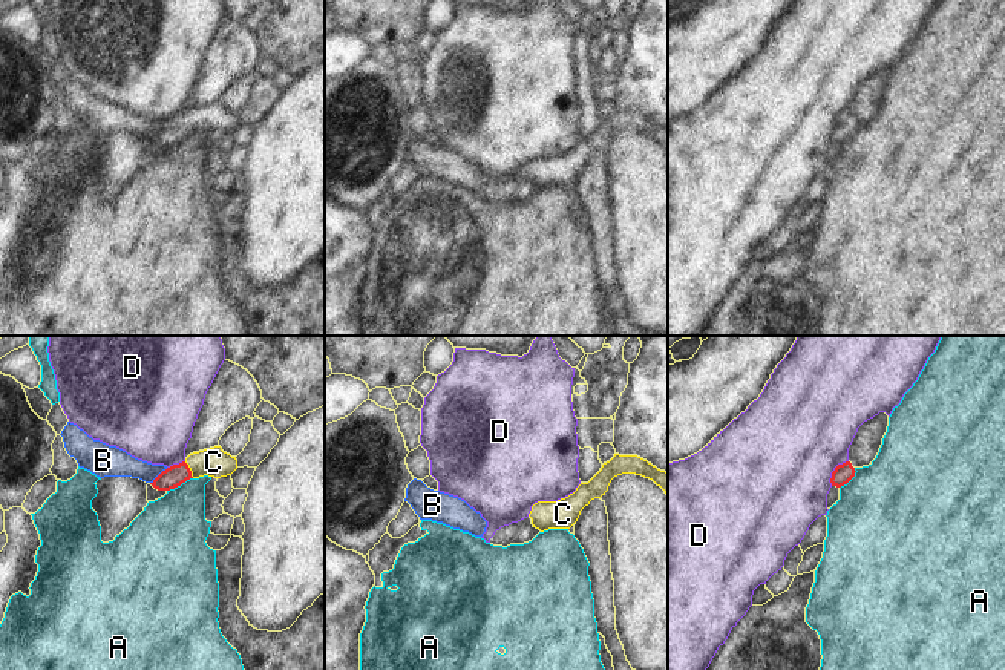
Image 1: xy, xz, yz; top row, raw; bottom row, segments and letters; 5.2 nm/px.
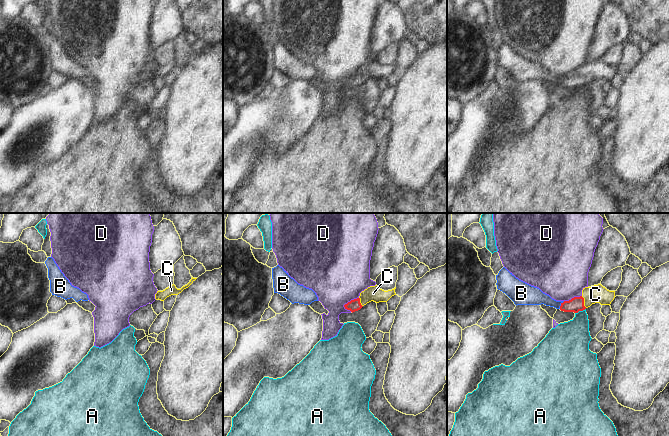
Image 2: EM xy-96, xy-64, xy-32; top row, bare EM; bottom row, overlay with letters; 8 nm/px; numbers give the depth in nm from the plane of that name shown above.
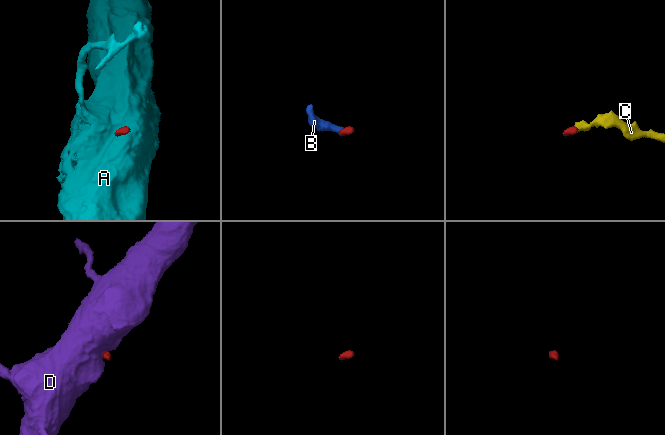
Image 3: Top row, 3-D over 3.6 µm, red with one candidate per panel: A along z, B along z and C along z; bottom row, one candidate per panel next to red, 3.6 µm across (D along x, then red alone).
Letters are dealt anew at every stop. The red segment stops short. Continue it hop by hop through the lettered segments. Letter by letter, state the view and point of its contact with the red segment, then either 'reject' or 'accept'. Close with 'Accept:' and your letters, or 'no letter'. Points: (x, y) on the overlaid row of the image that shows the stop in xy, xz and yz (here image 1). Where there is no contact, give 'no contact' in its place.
A: xy (180, 485) | reject
B: xy (158, 476) | accept
C: xy (189, 469) | accept
D: yz (834, 471) | reject
Accept: B, C

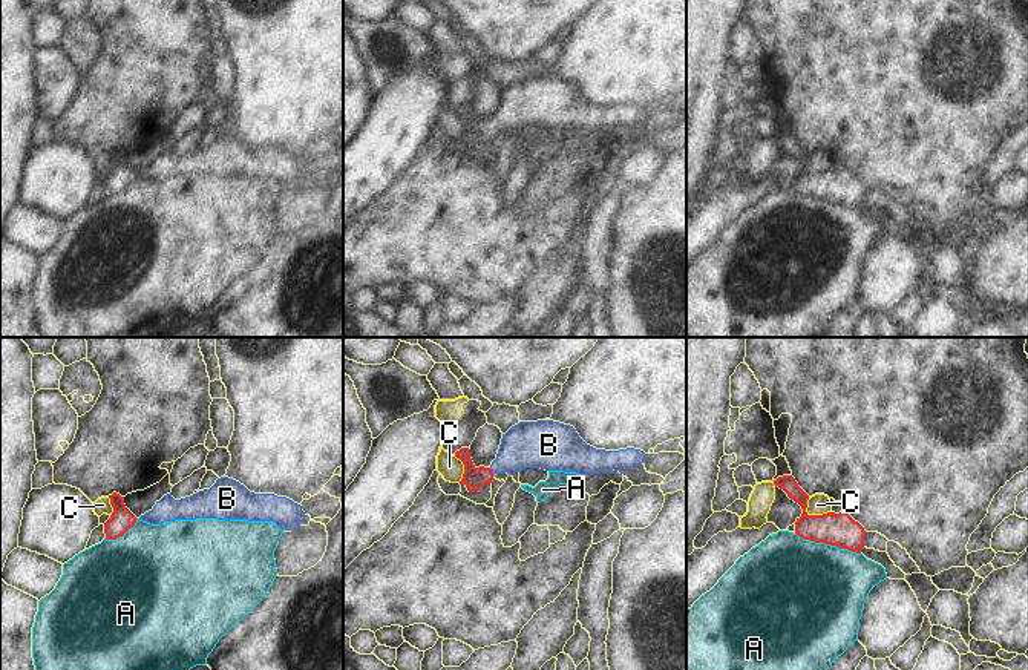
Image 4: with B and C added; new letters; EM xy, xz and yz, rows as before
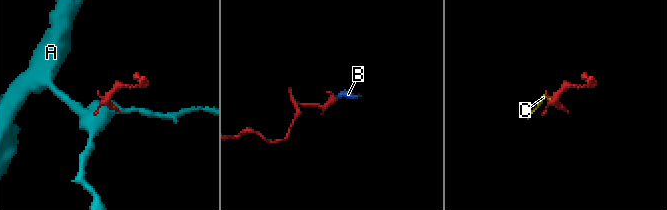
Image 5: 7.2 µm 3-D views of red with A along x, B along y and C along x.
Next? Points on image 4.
A: yz (828, 543) | reject
B: xz (491, 471) | accept
C: yz (812, 515) | reject
Accept: B

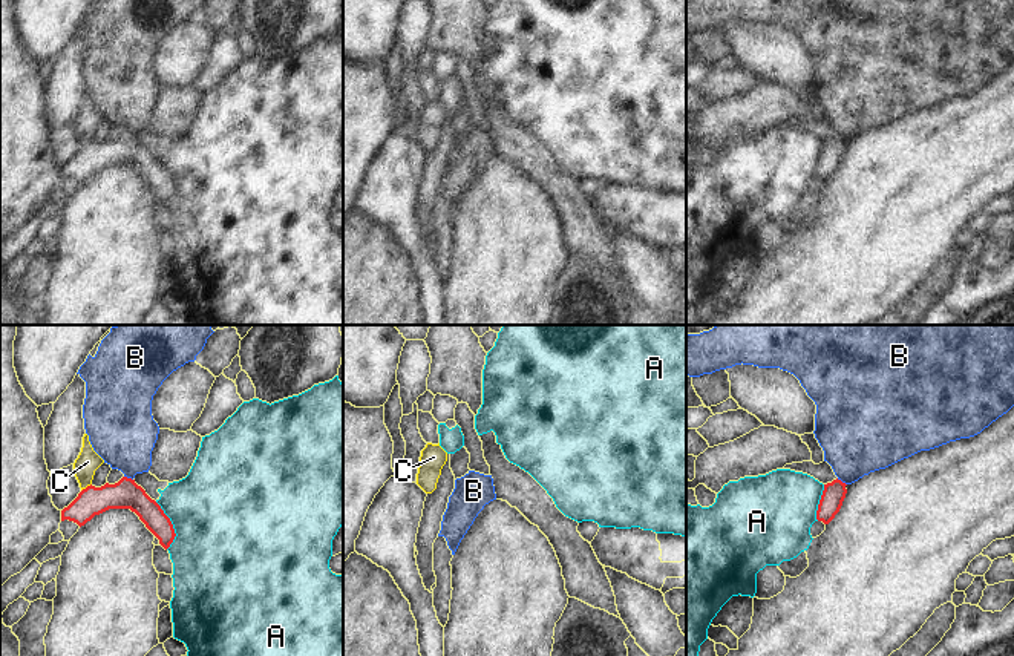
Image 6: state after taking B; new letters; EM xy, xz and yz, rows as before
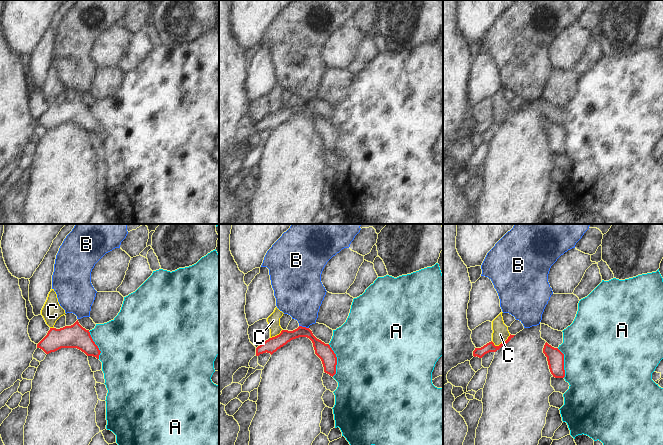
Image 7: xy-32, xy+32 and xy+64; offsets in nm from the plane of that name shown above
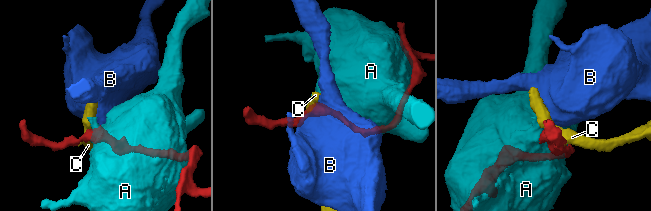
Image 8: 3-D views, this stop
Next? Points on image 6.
A: xy (172, 526) | reject
B: yz (840, 480) | reject
C: xy (88, 486) | reject
Accept: no letter

